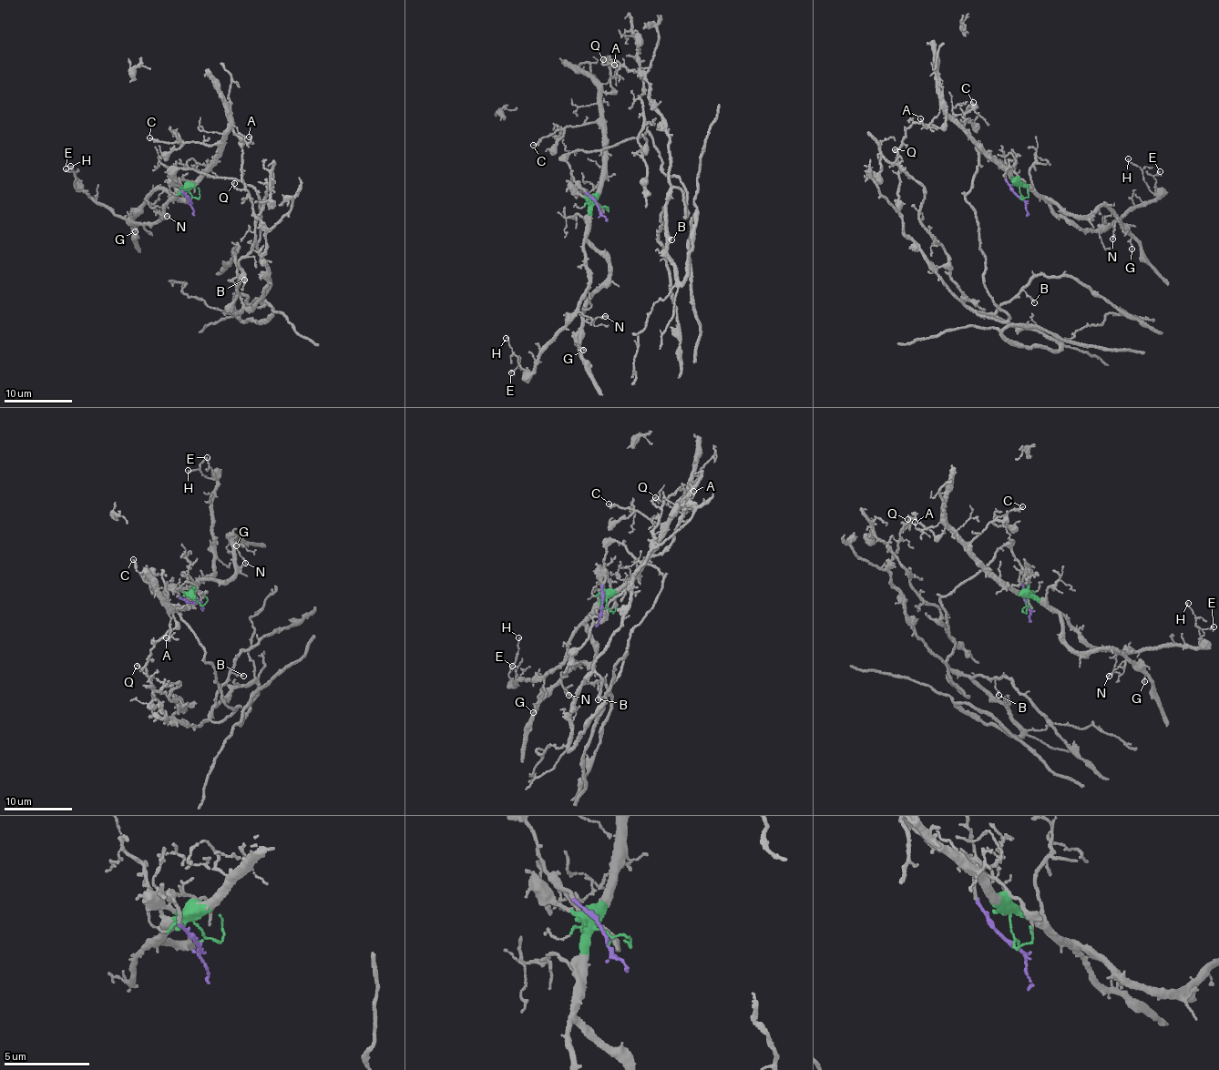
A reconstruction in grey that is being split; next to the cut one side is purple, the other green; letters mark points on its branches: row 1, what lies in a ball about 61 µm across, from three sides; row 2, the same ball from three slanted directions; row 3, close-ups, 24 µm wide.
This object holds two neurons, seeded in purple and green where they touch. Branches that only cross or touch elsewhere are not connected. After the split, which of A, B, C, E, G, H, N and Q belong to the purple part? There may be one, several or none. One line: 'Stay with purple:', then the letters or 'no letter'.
Stay with purple: B, Q

